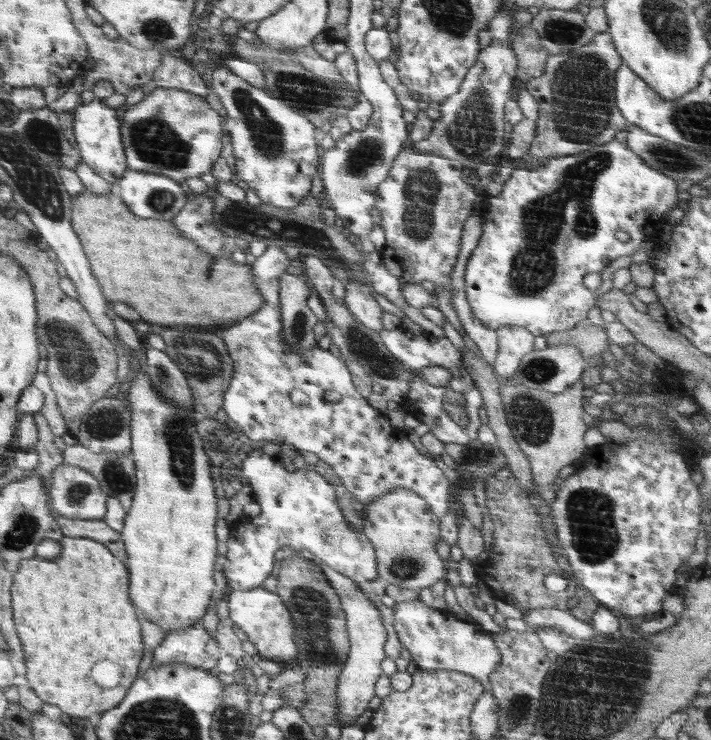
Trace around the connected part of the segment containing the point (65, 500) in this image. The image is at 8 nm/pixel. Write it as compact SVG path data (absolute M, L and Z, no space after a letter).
M65 462L53 475L50 491L58 514L87 521L103 518L108 496L95 474Z

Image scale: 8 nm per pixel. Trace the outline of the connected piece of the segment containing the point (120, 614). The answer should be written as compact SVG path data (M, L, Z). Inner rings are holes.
M65 535L61 541L63 553L58 558L48 560L36 556L20 562L12 588L15 619L28 659L29 673L26 676L30 686L47 706L61 709L68 716L91 720L114 709L127 696L132 680L138 676L138 664L142 662L145 649L143 638L140 638L141 622L138 622L136 608L128 600L128 570L122 561L104 543L93 538ZM100 584L104 584L102 590L108 590L108 596L104 594L100 598ZM100 660L112 660L122 668L118 686L100 688L100 684L92 678L92 670Z

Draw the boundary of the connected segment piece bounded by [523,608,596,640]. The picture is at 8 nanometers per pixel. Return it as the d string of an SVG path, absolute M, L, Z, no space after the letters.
M558 608L530 609L524 613L523 621L532 631L551 626L572 638L582 638L582 640L592 638L596 634L596 630L590 626L590 622L578 620L568 610L558 610Z

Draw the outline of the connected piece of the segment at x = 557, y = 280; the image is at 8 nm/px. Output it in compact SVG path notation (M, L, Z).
M615 139L606 144L592 147L590 150L548 159L544 162L525 162L519 163L514 169L510 179L503 183L502 191L498 196L490 197L485 210L479 213L482 219L482 236L480 237L477 247L470 254L465 268L465 295L467 302L474 317L492 331L497 331L502 326L518 325L524 326L532 335L536 337L548 333L560 333L574 329L581 321L584 321L588 310L594 306L594 296L592 292L586 288L578 288L578 282L582 282L588 273L598 272L615 260L615 258L630 256L638 250L644 248L644 240L648 236L652 236L654 232L658 232L664 224L667 224L666 214L678 204L678 188L674 179L668 178L662 171L656 170L654 167L648 166L638 154L635 153L627 143L618 142Z

